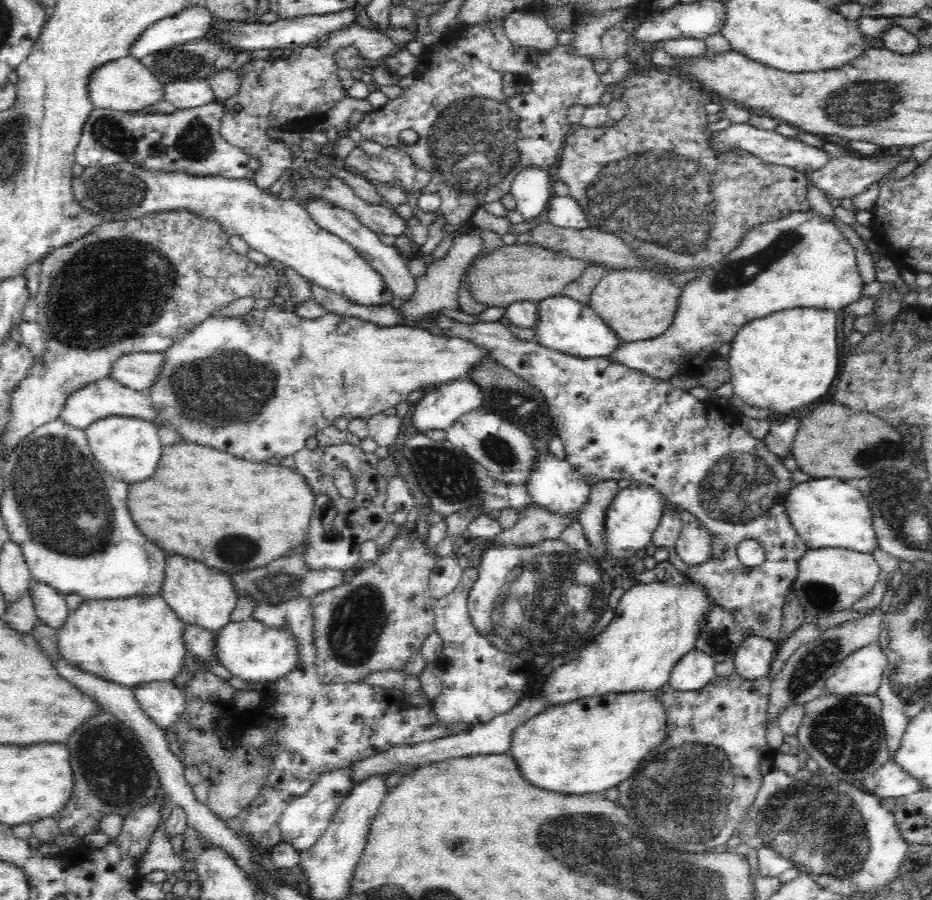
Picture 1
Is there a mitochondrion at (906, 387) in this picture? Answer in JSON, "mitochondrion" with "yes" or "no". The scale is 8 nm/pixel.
{"mitochondrion":"no"}

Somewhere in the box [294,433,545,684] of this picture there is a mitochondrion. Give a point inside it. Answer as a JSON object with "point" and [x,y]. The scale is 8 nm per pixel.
{"point":[352,636]}

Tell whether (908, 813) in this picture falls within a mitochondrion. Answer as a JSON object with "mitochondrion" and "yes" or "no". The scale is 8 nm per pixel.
{"mitochondrion":"no"}

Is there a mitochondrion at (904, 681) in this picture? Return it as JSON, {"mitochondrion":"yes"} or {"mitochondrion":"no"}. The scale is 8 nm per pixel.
{"mitochondrion":"yes"}

